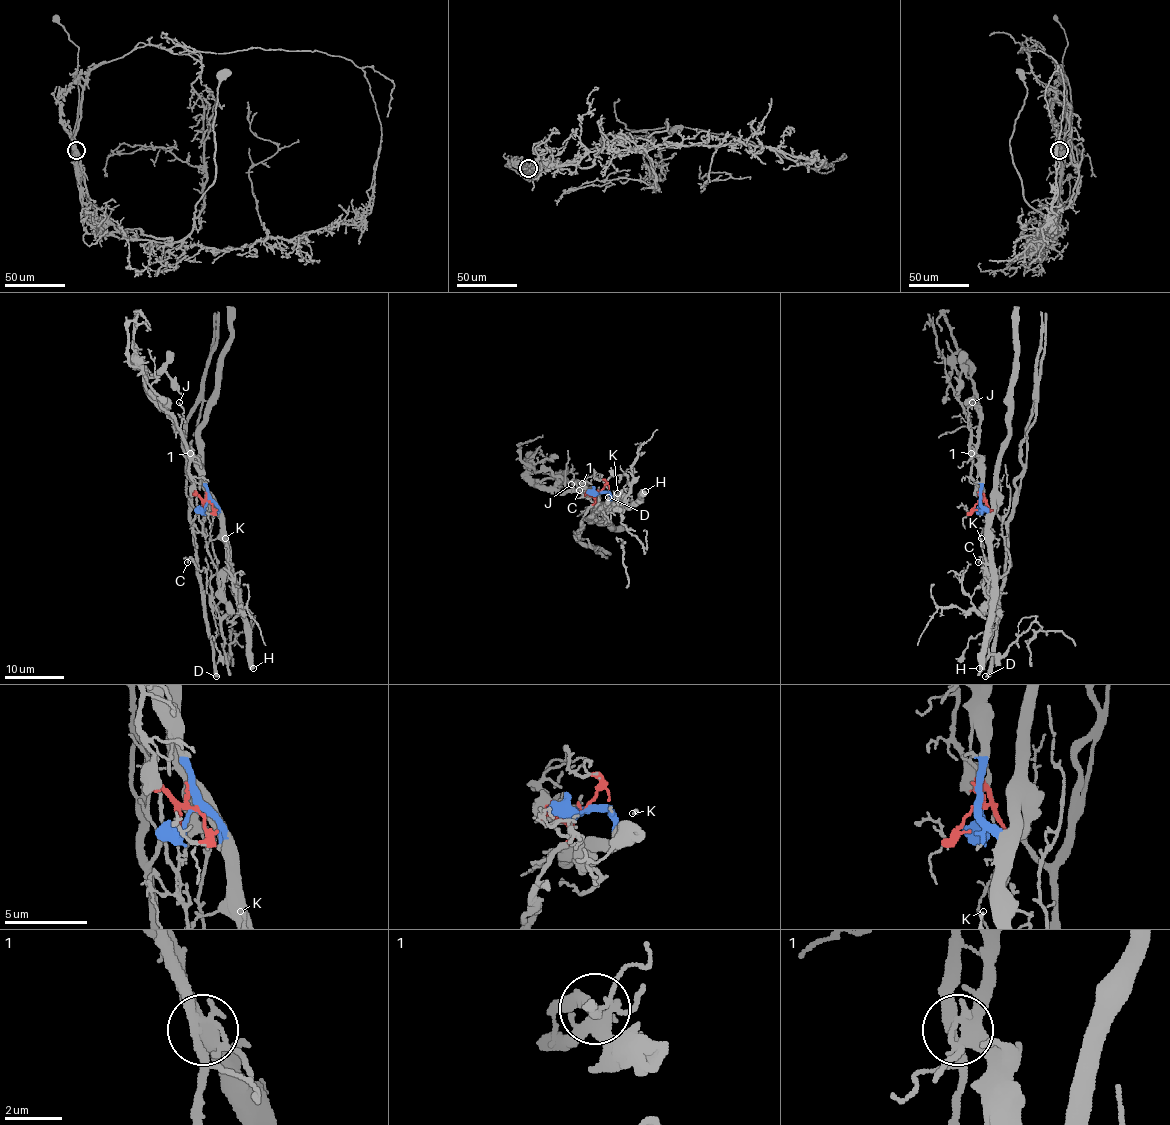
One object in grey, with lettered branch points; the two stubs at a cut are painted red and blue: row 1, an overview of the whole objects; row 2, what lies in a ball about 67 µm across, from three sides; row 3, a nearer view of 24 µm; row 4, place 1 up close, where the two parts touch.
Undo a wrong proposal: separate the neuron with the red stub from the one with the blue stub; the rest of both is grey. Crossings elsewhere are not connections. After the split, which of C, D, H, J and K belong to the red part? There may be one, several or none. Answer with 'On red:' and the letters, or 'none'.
On red: C, D, J

